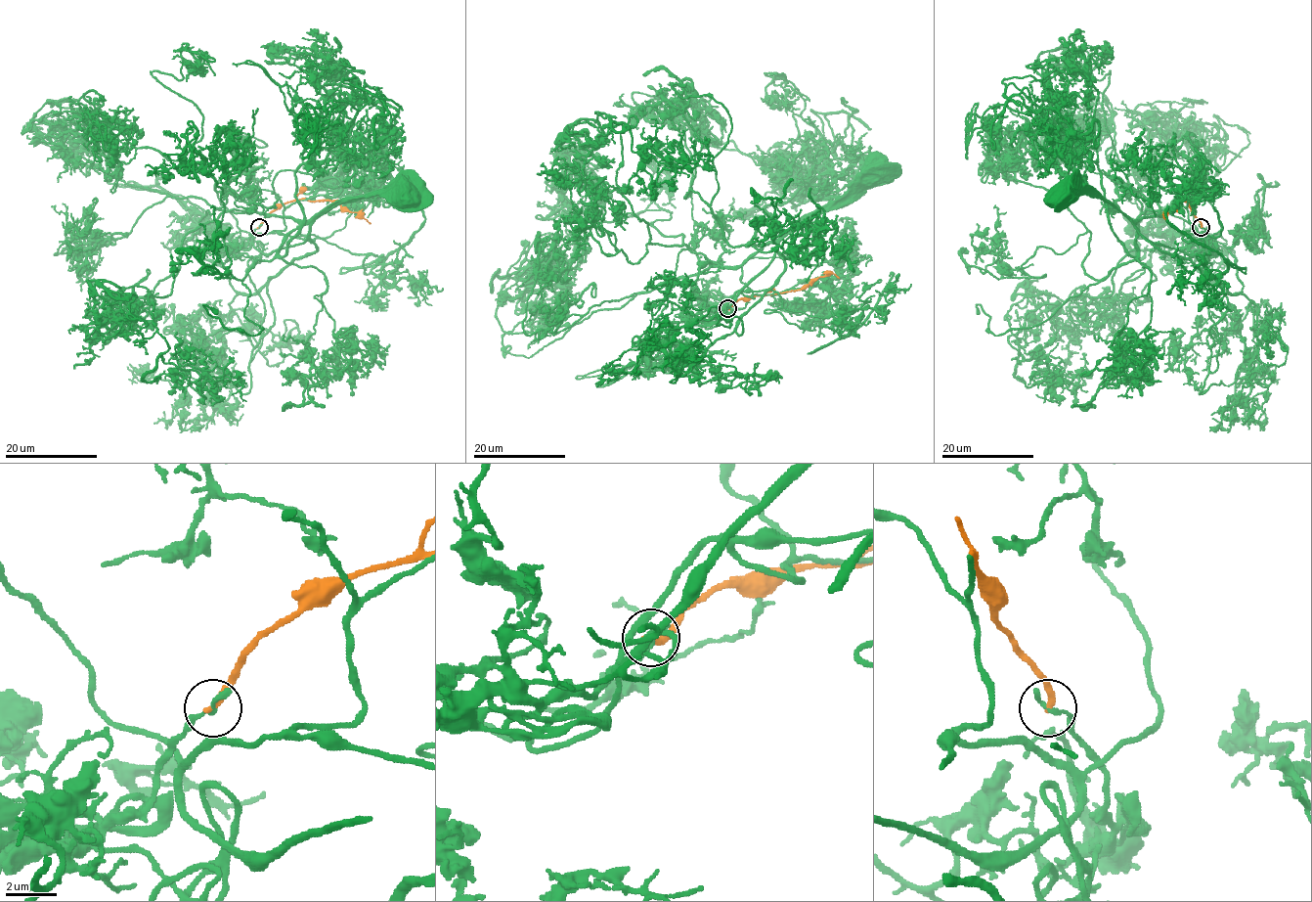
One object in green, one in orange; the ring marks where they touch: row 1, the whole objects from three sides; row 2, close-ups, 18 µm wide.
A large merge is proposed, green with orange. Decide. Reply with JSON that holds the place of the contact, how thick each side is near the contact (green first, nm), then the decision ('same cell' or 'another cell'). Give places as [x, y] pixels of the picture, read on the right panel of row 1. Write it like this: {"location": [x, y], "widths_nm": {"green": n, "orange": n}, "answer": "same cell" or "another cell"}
{"location": [1201, 227], "widths_nm": {"green": 240, "orange": 280}, "answer": "another cell"}

